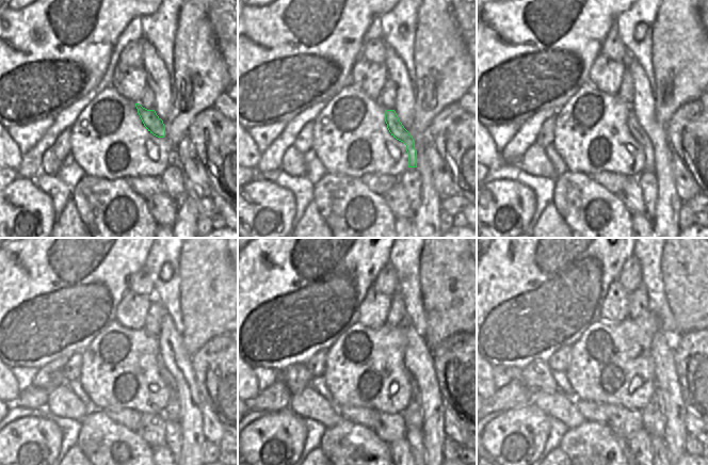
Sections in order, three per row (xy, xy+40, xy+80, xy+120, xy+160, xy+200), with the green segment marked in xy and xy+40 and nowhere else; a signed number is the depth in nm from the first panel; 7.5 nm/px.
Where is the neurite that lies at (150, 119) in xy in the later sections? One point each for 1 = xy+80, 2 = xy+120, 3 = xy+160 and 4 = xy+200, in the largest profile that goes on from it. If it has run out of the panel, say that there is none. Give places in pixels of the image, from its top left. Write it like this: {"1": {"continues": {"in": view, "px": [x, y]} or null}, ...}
{"1": {"continues": {"in": "xy+80", "px": [637, 130]}}, "2": {"continues": {"in": "xy+120", "px": [173, 409]}}, "3": {"continues": {"in": "xy+160", "px": [413, 414]}}, "4": {"continues": {"in": "xy+200", "px": [653, 416]}}}

